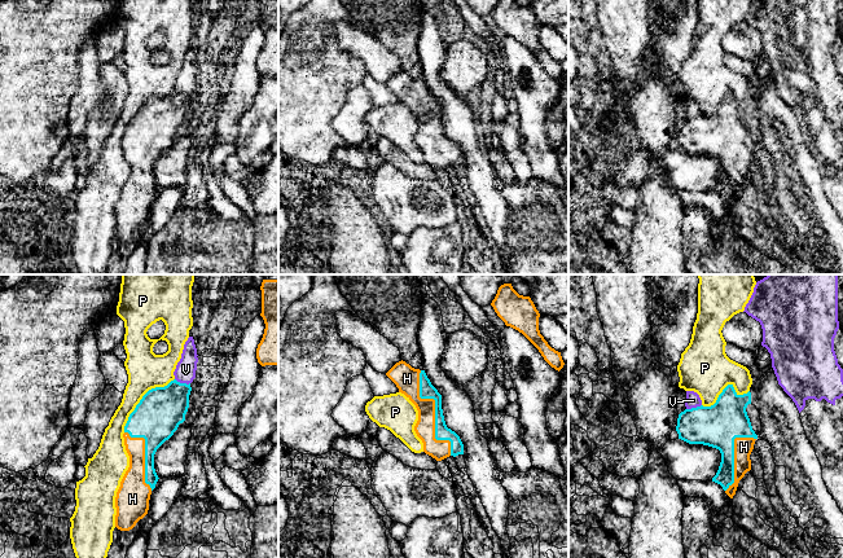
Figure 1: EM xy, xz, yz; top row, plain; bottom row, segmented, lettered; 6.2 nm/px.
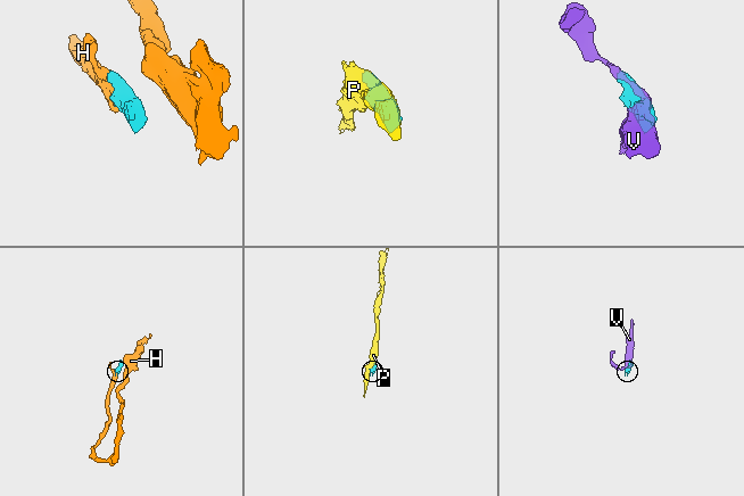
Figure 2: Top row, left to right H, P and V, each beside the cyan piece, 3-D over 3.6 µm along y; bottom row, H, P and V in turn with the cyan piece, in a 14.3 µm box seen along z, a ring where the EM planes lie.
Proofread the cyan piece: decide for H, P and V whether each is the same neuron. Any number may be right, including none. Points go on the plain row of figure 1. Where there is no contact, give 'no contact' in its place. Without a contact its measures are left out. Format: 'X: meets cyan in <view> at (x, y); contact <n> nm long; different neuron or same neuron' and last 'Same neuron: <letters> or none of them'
H: meets cyan in xz at (435, 123); contact 550 nm long; same neuron
P: meets cyan in xy at (141, 109); contact 460 nm long; different neuron
V: meets cyan in xy at (183, 93); contact 100 nm long; different neuron
Same neuron: H

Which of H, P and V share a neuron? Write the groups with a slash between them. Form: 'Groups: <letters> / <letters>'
Groups: H / P / V

